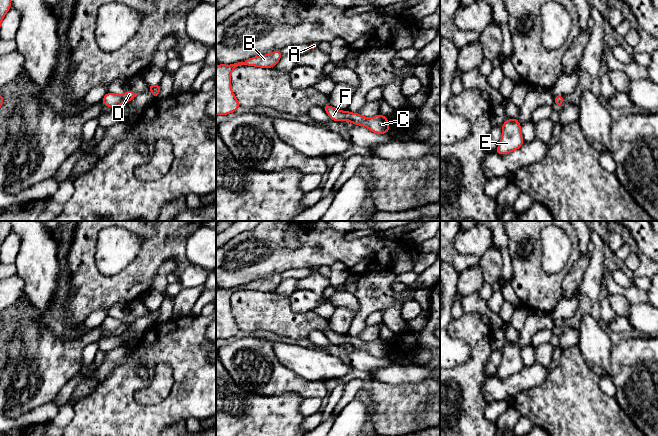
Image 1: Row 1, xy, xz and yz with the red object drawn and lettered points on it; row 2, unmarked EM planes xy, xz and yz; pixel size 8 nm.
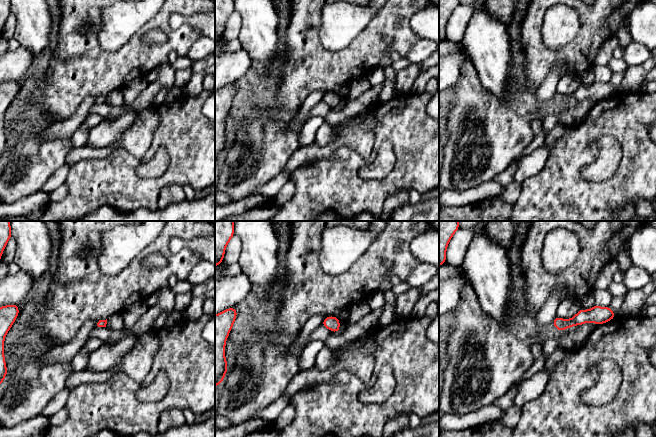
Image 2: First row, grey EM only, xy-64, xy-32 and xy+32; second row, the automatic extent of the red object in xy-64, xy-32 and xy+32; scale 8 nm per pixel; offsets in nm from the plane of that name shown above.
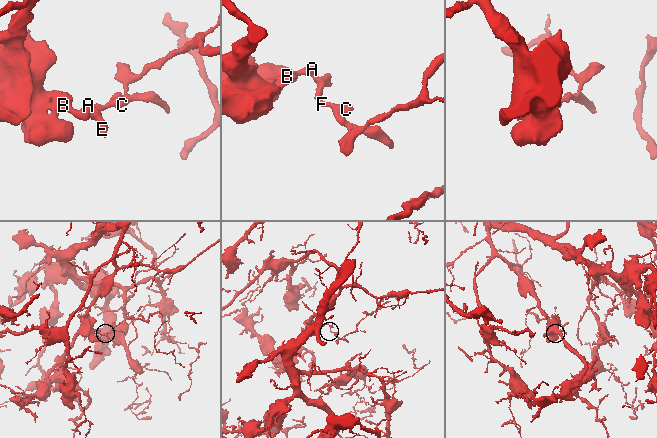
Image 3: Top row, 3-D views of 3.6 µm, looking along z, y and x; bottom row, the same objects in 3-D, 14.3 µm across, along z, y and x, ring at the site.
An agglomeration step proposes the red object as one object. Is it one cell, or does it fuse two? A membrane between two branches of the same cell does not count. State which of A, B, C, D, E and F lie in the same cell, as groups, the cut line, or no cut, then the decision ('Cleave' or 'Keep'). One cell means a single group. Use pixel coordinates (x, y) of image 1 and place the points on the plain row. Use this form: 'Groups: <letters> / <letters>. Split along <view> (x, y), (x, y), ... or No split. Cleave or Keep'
Groups: A B C D E F. No split. Keep

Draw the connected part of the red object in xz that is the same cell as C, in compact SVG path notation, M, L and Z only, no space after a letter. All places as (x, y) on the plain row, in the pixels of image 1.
M325 329L323 333L329 339L332 345L347 344L350 347L356 348L358 350L365 350L370 355L376 358L388 357L390 354L389 346L386 340L381 339L380 337L374 341L367 342L367 341L363 341L359 337L341 335L339 333L332 331L331 329Z

